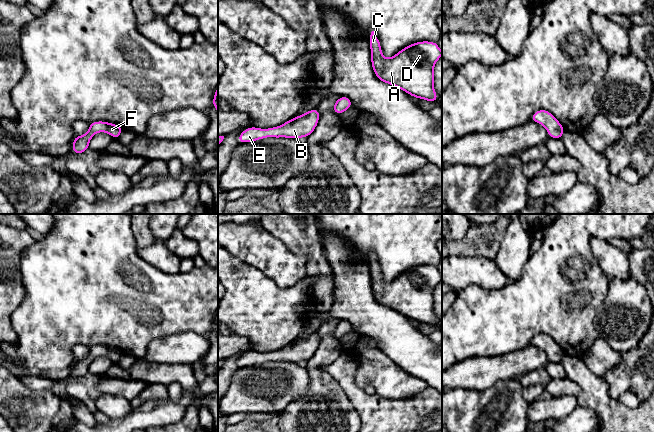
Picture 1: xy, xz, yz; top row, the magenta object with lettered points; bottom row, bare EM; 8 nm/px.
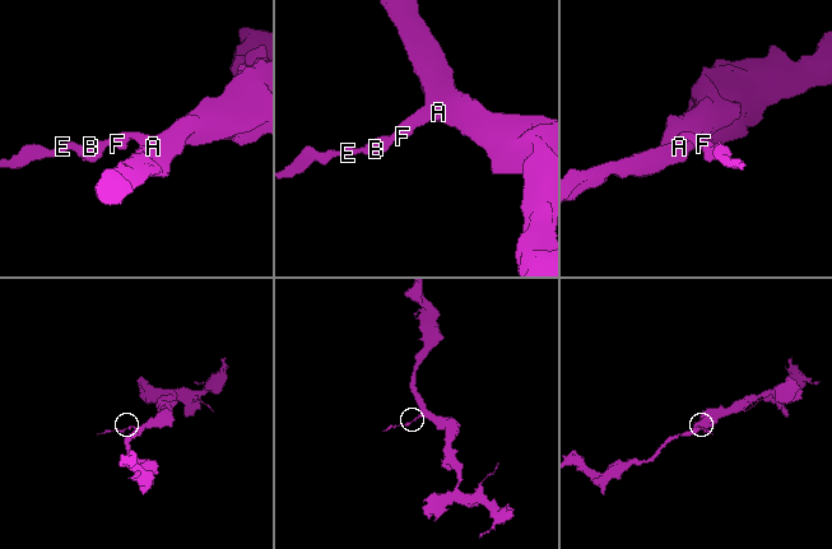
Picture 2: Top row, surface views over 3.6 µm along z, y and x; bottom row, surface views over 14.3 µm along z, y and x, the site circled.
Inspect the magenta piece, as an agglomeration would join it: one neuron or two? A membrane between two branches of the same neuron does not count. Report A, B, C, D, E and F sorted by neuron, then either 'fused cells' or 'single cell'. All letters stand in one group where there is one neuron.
A B C D E F; single cell

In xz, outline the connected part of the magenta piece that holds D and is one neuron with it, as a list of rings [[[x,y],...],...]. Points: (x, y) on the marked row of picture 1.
[[[372,31],[369,38],[372,68],[379,80],[409,95],[435,102],[434,65],[442,56],[437,42],[422,41],[406,46],[391,58],[384,58],[381,44]]]

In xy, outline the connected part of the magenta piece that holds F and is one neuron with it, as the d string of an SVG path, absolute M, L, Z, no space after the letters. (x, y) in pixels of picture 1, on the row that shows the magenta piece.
M104 121L91 122L89 131L81 136L76 136L73 140L72 151L78 155L82 154L89 148L91 138L99 132L110 134L113 139L117 139L124 130L114 123Z

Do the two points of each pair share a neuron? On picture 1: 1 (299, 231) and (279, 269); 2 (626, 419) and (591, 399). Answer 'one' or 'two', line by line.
1: two
2: one

